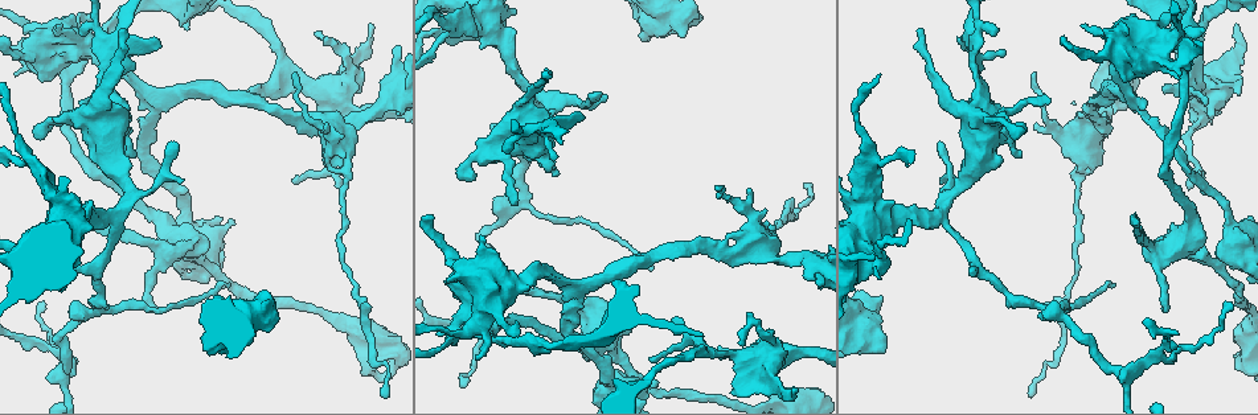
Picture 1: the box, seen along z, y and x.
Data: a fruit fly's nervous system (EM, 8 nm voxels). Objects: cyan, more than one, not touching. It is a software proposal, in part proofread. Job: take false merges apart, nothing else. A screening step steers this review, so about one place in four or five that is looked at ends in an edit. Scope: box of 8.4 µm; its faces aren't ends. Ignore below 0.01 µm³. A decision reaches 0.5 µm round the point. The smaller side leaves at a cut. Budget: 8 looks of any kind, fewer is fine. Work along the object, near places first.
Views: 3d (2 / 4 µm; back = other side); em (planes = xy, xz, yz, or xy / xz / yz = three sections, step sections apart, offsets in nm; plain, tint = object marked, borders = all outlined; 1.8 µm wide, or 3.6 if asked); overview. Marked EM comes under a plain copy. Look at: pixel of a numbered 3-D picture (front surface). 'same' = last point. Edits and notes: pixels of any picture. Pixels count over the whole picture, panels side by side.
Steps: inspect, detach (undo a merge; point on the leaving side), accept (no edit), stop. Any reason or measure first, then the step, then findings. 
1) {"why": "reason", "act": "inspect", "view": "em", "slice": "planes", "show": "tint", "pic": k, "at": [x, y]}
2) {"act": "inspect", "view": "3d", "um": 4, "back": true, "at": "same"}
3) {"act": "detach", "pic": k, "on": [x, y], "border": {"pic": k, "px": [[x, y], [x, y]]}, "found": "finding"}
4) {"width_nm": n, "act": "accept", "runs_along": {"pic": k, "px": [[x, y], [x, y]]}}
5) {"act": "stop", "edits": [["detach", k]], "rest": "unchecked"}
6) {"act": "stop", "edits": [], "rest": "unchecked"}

{"why": "three arms meet", "act": "inspect", "view": "em", "slice": "planes", "show": "tint", "pic": 1, "at": [1049, 313]}

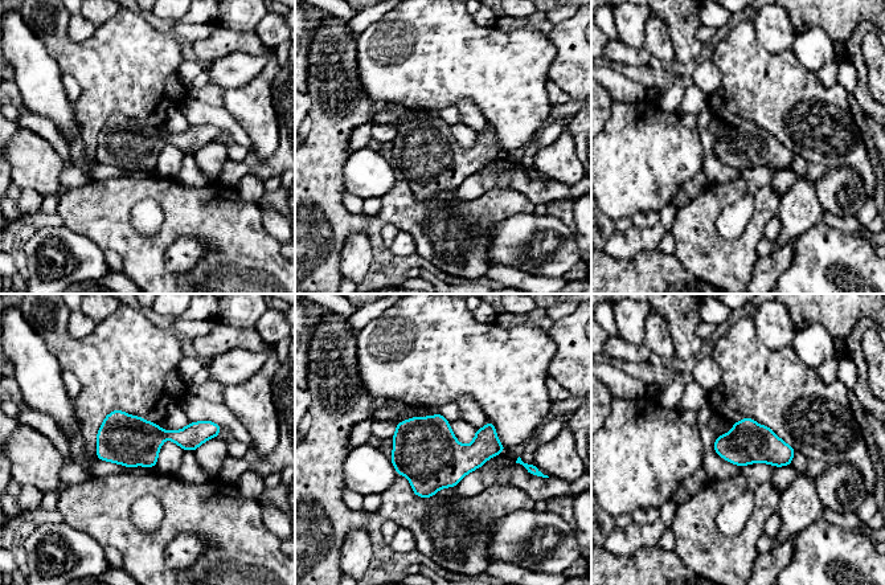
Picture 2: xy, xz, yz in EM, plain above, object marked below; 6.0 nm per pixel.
{"act": "accept", "found": "all the same neuron"}

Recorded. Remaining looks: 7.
{"why": "arms run side by side", "act": "inspect", "view": "3d", "um": 4, "pic": 1, "at": [110, 61]}

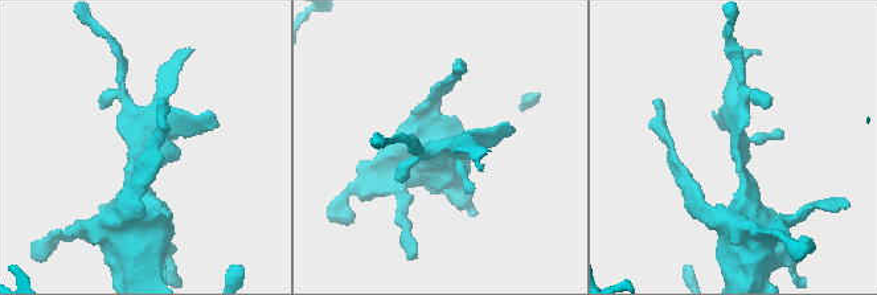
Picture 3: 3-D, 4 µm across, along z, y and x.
{"act": "inspect", "view": "em", "um": 3.6, "slice": "planes", "show": "tint", "pic": 3, "at": [737, 146]}

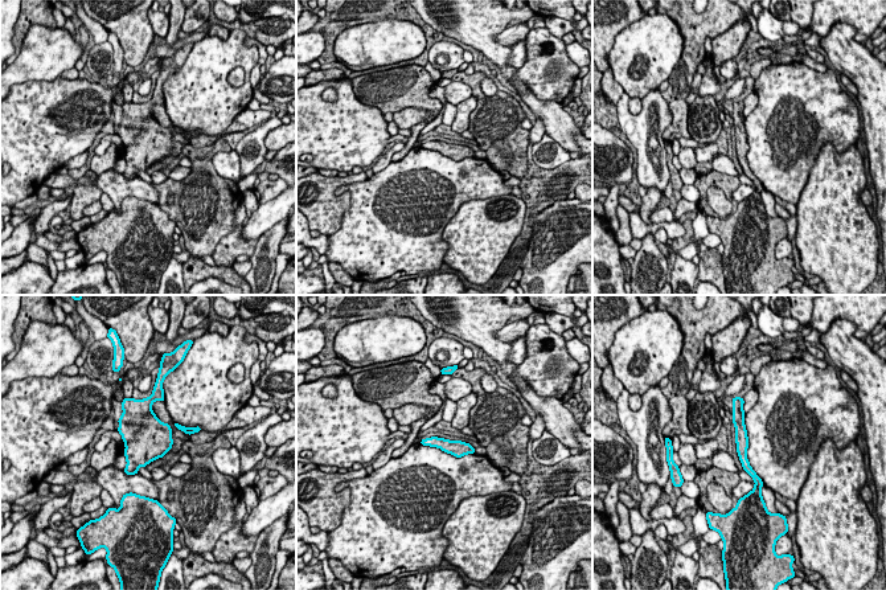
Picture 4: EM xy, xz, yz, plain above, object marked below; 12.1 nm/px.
{"act": "accept", "runs_along": {"pic": 4, "px": [[739, 405], [738, 422], [746, 466]]}, "found": "all the same neuron"}

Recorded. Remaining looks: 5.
{"act": "inspect", "view": "3d", "um": 2, "pic": 1, "at": [610, 381]}

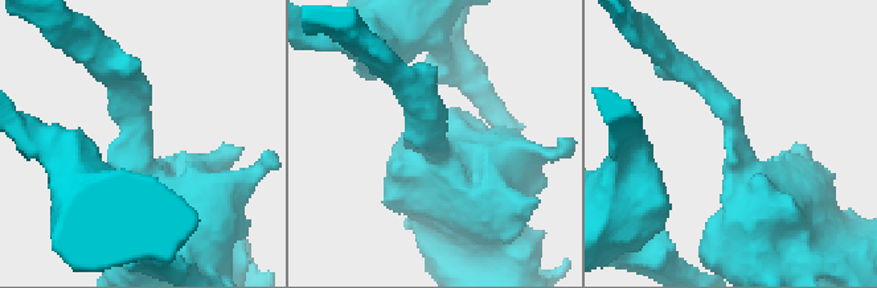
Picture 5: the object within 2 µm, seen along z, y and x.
{"arm_widths_nm": [170, 600], "why": "now the EM", "act": "inspect", "view": "em", "slice": "xz", "step": 4, "show": "tint", "pic": 5, "at": [131, 109]}

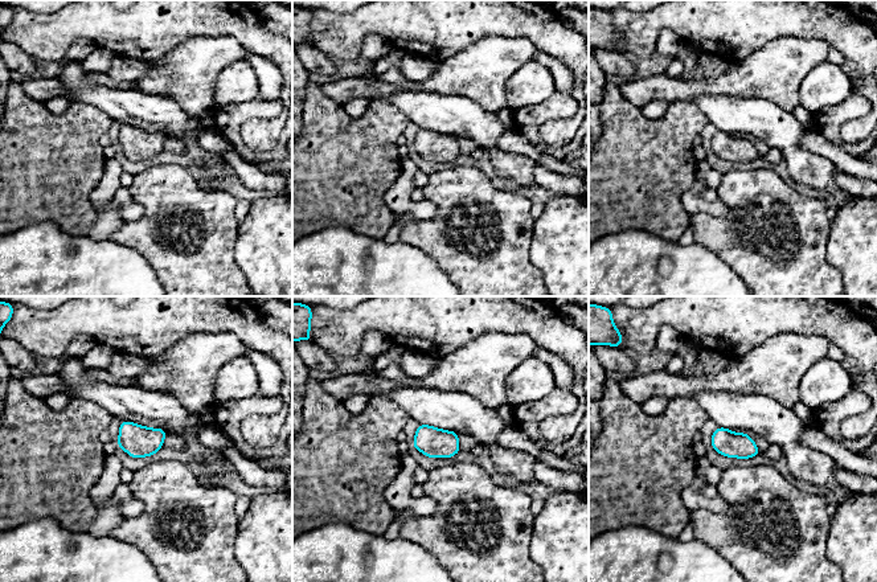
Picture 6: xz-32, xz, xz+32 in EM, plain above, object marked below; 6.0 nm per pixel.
{"act": "accept", "found": "all the same neuron"}

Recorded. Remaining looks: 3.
{"act": "stop", "edits": [], "rest": "unchecked"}

